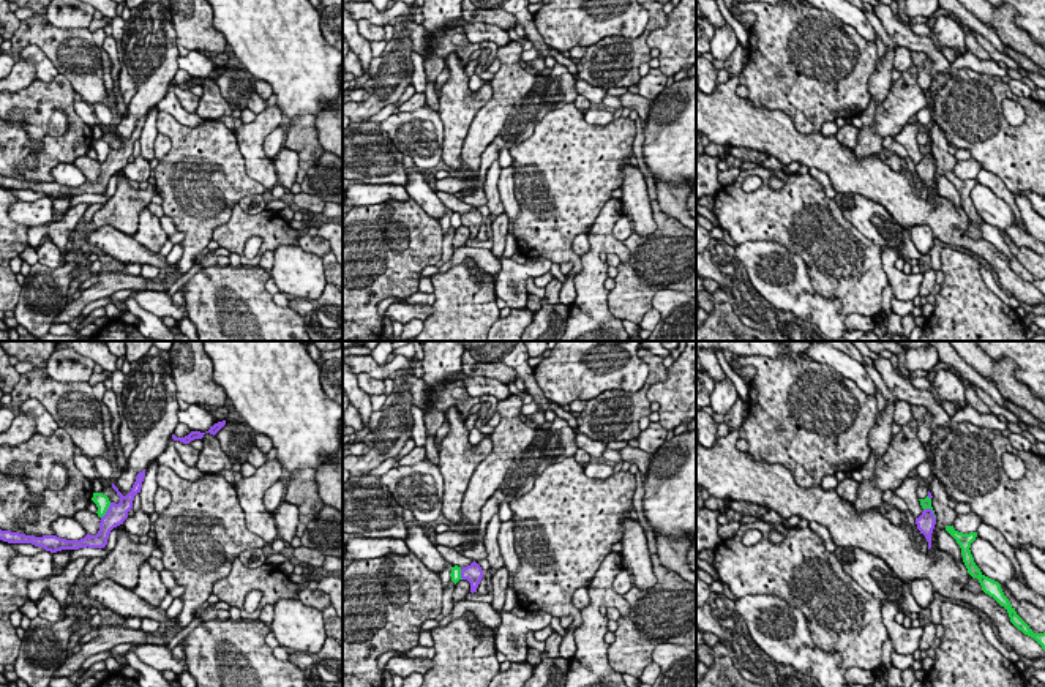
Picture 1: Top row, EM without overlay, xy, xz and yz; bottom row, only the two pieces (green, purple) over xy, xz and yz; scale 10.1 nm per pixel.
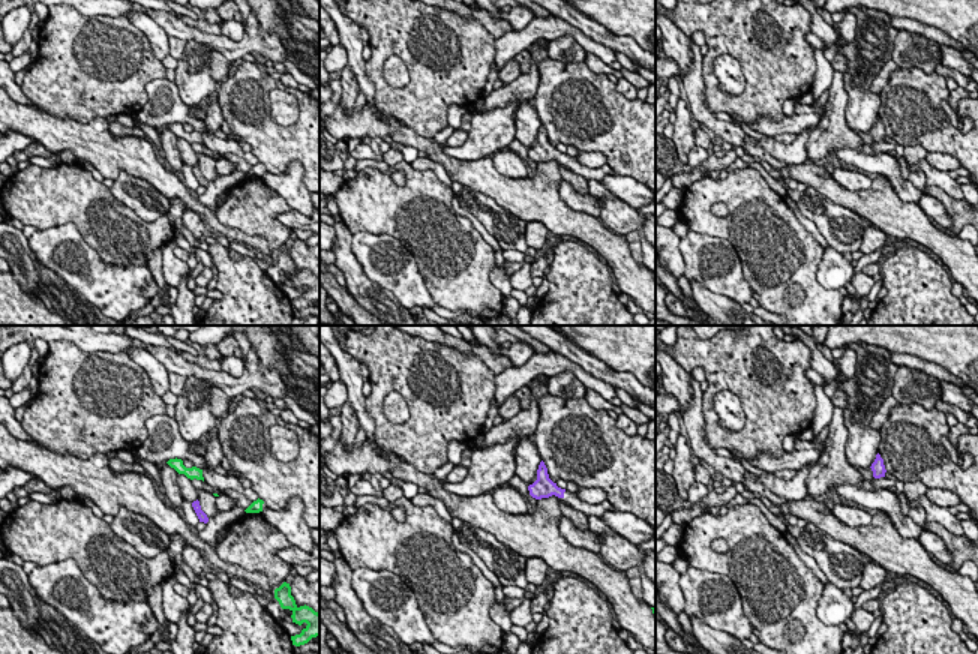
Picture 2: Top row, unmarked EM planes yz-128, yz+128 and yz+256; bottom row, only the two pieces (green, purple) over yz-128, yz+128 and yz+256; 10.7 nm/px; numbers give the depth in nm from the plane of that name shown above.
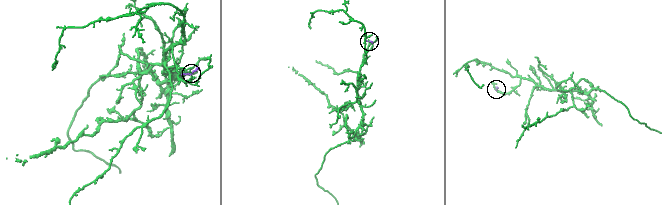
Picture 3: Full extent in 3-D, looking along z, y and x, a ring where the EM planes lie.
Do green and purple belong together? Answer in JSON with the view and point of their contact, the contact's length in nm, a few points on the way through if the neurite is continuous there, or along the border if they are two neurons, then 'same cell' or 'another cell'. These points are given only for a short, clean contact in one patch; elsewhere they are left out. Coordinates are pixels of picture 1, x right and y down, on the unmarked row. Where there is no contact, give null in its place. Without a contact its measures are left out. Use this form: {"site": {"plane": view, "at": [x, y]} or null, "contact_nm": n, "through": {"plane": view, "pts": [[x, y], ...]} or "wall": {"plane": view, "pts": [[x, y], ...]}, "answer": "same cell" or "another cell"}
{"site": {"plane": "xy", "at": [106, 157]}, "contact_nm": 200, "wall": {"plane": "xy", "pts": [[111, 149], [100, 163]]}, "answer": "another cell"}

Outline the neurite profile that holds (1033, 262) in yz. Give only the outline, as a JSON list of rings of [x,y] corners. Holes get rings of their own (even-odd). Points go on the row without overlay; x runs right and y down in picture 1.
[[[1020,246],[1015,257],[1029,272],[1029,275],[1034,280],[1043,280],[1045,278],[1045,254],[1040,256],[1026,246]]]

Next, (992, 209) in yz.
[[[977,182],[969,196],[980,218],[1001,232],[1017,224],[1012,208],[985,185]]]

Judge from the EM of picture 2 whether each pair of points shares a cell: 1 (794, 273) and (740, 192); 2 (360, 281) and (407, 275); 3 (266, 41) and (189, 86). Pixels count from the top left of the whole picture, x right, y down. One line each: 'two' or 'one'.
1: one
2: two
3: two

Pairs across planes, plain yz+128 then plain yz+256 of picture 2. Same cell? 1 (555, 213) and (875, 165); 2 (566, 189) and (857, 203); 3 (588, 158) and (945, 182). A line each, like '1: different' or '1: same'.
1: different
2: different
3: different

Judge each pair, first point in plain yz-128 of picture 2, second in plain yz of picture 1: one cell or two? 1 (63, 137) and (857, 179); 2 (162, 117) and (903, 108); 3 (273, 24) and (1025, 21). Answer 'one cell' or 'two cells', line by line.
1: one cell
2: two cells
3: two cells

